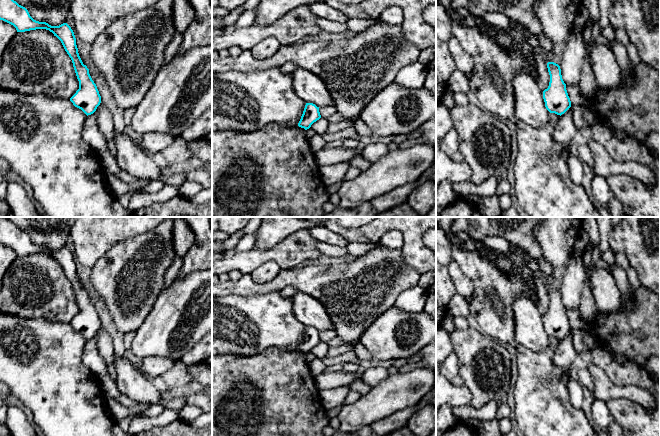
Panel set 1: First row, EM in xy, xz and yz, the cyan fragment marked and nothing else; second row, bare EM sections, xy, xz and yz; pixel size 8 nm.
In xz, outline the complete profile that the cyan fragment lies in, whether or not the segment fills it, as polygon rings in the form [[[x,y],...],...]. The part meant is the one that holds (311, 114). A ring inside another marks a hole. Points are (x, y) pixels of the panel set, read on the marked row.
[[[306,103],[301,119],[298,123],[298,126],[304,128],[305,130],[309,129],[311,125],[321,118],[319,107],[313,103]]]

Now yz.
[[[548,62],[547,68],[550,82],[548,88],[543,91],[545,107],[550,113],[561,116],[571,107],[571,101],[562,79],[560,66],[554,62]]]

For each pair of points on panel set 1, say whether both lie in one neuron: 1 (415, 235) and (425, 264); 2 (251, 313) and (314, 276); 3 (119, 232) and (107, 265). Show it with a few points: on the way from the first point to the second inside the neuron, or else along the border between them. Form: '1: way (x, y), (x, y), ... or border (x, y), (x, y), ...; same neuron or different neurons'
1: way (415, 242), (415, 252), (419, 257); same neuron
2: border (279, 291), (269, 291), (256, 295); different neurons
3: border (137, 235), (118, 241), (97, 259); different neurons

